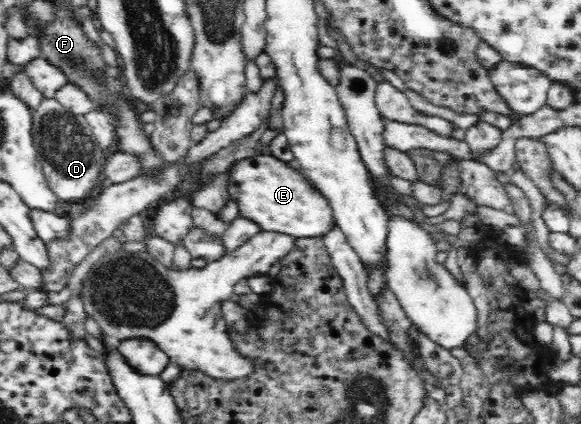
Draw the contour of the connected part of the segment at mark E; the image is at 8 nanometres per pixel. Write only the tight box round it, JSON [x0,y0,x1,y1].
[228,154,334,238]

